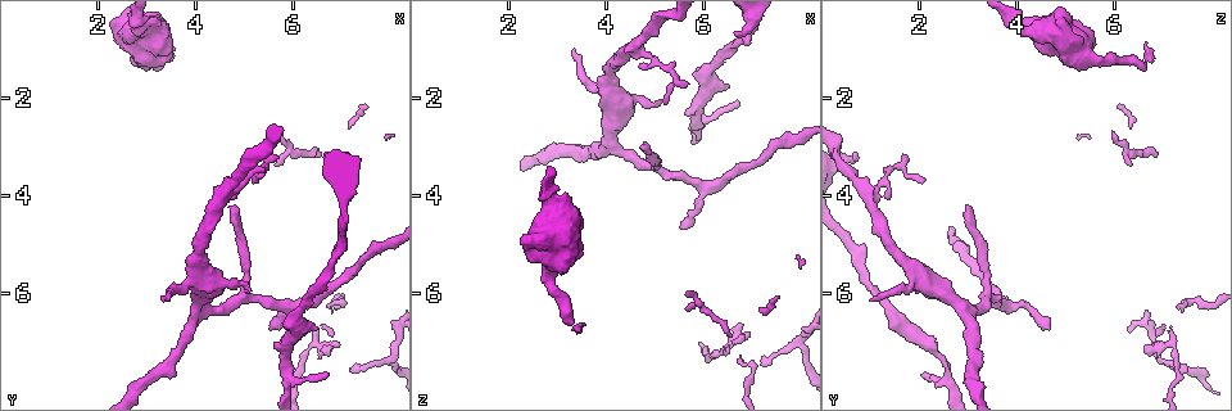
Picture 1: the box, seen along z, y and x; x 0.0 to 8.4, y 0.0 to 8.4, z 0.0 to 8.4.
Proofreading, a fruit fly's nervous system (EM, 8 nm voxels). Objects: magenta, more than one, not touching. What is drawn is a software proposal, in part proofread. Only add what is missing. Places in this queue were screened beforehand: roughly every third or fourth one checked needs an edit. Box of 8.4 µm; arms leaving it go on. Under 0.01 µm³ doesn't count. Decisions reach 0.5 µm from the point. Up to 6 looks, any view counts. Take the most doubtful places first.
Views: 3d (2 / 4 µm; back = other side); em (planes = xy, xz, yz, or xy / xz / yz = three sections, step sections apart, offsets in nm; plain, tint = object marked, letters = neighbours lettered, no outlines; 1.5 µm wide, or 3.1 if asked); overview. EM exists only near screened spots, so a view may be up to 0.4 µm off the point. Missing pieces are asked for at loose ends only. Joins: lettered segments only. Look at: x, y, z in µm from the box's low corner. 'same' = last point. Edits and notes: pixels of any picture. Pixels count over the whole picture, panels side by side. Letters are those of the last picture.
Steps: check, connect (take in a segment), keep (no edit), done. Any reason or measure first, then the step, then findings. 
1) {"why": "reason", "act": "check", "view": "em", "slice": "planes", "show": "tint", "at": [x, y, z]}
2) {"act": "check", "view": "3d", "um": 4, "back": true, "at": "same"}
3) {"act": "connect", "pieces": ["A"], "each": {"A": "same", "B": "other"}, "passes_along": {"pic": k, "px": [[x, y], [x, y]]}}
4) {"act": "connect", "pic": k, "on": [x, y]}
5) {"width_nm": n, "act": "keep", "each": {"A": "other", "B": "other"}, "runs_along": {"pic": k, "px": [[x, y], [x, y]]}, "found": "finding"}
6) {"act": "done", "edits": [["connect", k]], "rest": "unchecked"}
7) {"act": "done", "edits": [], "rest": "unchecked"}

{"why": "branch stops here", "act": "check", "view": "em", "slice": "yz", "step": 4, "show": "letters", "at": [3.45, 0.90, 6.65]}

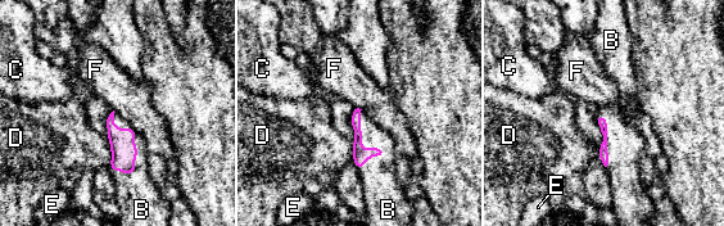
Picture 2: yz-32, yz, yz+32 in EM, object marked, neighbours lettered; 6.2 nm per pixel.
{"act": "connect", "pieces": ["B"], "each": {"B": "same", "C": "other", "D": "other", "E": "other", "F": "other"}, "found": "the neuron continues"}

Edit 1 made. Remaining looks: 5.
{"act": "check", "view": "overview"}

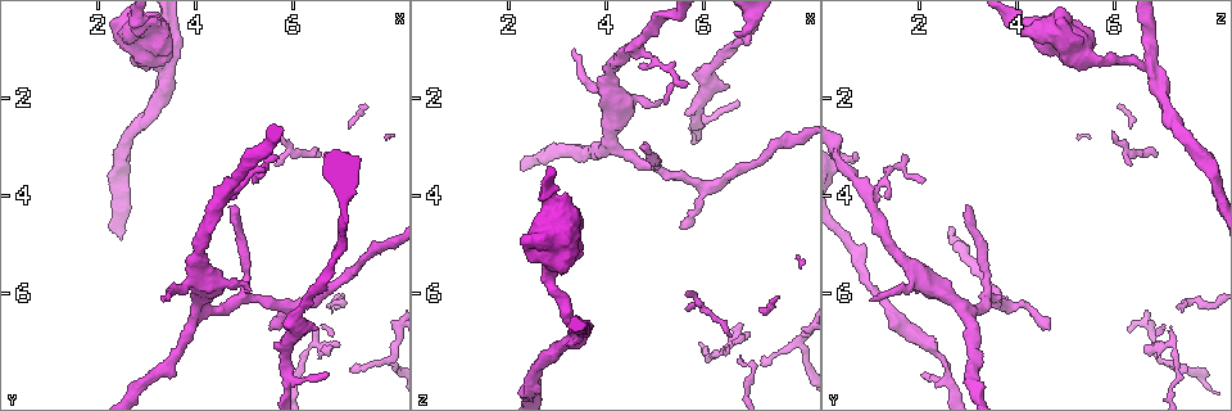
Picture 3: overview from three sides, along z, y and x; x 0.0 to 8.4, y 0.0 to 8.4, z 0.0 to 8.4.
{"why": "branch stops here", "act": "check", "view": "em", "slice": "planes", "show": "letters", "at": [6.65, 3.20, 0.70]}

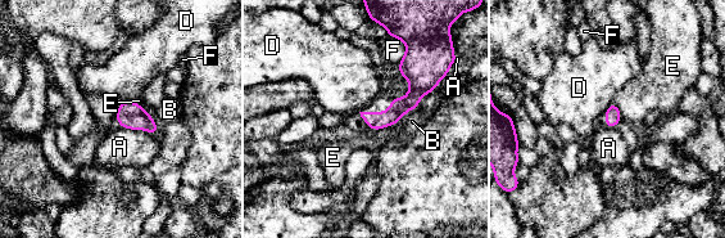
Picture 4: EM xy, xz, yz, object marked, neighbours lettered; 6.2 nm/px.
{"width_nm": 100, "longest_contact_nm": ["A", 220], "act": "keep", "each": {"A": "other", "B": "other", "D": "other", "E": "other", "F": "other"}, "found": "none of them fits"}

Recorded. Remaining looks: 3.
{"why": "tapers out", "act": "check", "view": "3d", "um": 2, "at": [5.55, 6.75, 4.60]}

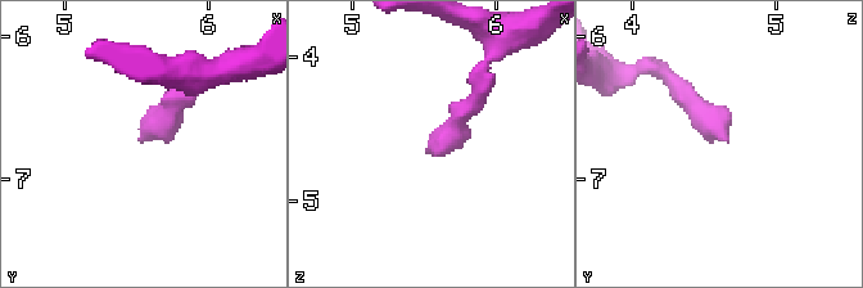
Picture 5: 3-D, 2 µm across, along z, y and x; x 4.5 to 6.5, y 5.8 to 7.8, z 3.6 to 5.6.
{"act": "check", "view": "em", "slice": "planes", "show": "letters", "at": [5.56, 6.76, 4.62]}

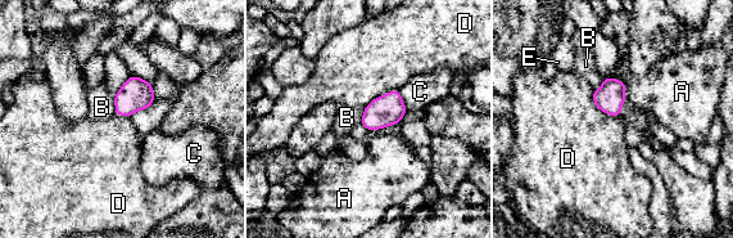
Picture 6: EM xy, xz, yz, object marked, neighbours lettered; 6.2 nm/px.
{"width_nm": 180, "act": "keep", "each": {"A": "other", "B": "other", "C": "other", "D": "other", "E": "other"}, "border": {"pic": 6, "px": [[593, 89], [593, 103], [619, 117]]}, "found": "none of them fits"}

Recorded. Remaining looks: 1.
{"act": "done", "edits": [["connect", 2]], "rest": "unchecked"}

